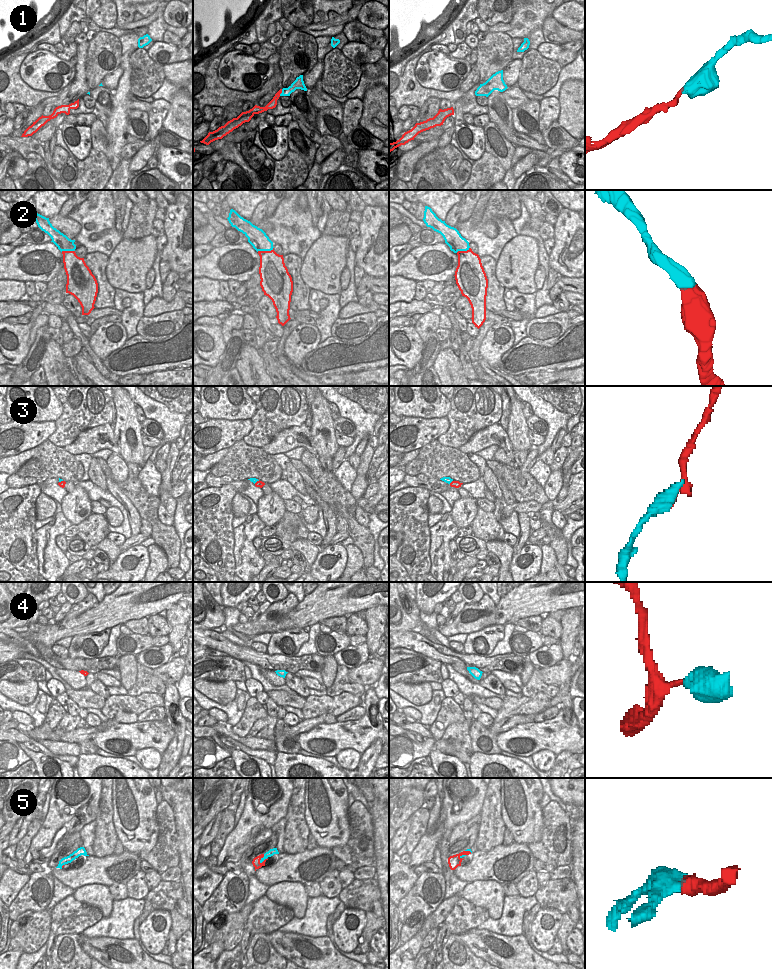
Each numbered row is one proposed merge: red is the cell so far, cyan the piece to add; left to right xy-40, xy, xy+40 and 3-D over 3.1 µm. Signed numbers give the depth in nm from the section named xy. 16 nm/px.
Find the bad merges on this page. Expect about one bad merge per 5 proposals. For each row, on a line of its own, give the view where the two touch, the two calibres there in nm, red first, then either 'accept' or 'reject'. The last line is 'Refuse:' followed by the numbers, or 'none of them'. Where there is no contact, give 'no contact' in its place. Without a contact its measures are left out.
1: meets red in xy; 130 nm thick on the red side, 130 nm on the other; accept
2: meets red in xy; 380 nm thick on the red side, 300 nm on the other; accept
3: meets red in xy; 100 nm thick on the red side, 90 nm on the other; accept
4: no contact; accept
5: meets red in xy; 130 nm thick on the red side, 120 nm on the other; accept
Refuse: none of them

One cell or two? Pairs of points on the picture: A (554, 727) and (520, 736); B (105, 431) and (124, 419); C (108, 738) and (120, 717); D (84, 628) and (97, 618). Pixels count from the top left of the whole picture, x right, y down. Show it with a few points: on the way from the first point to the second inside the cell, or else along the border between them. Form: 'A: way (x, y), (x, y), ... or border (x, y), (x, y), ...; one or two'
A: way (546, 727), (537, 736), (528, 736); one
B: border (112, 426), (115, 442), (119, 448); two
C: border (137, 721), (118, 723); two
D: way (86, 624), (93, 620); one

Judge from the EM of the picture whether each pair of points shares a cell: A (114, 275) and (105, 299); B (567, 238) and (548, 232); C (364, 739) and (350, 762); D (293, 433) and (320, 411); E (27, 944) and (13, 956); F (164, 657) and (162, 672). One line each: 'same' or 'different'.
A: different
B: different
C: different
D: different
E: different
F: different

